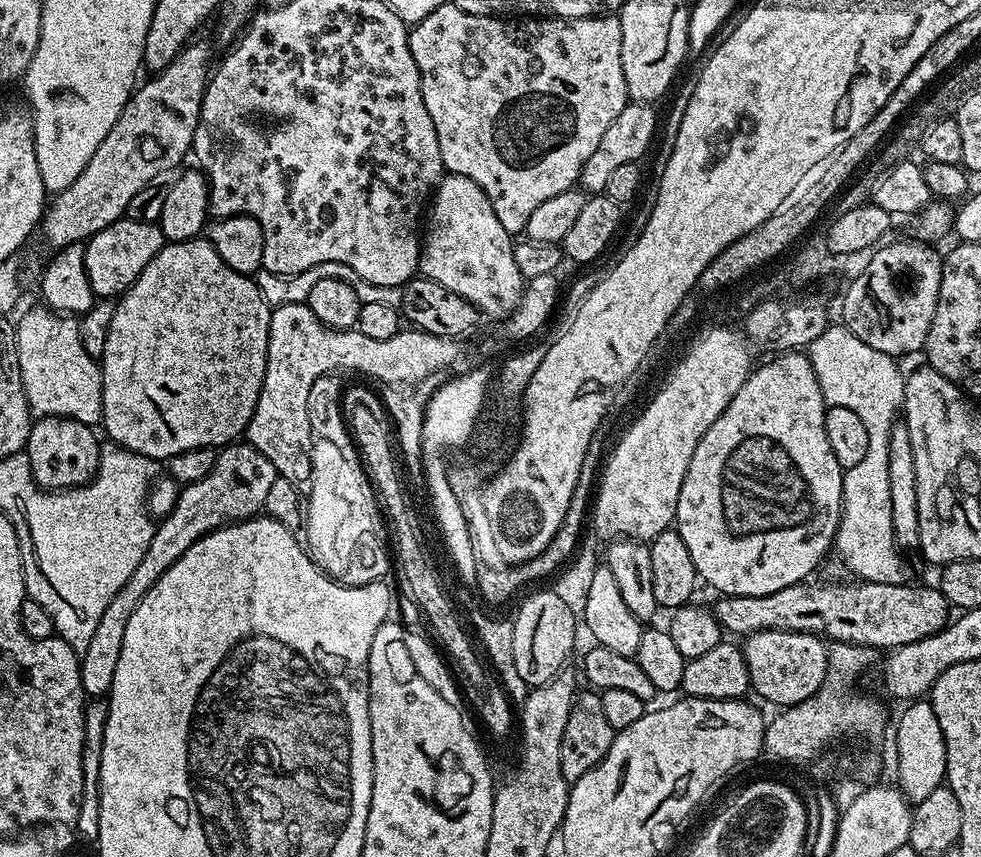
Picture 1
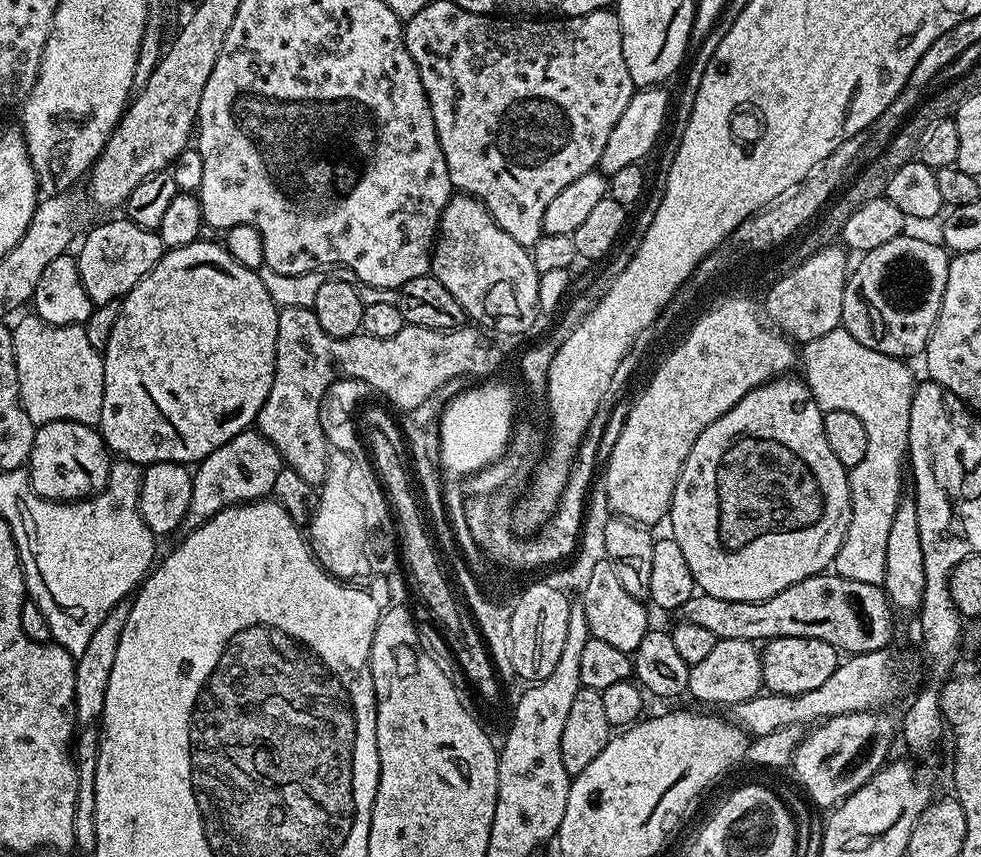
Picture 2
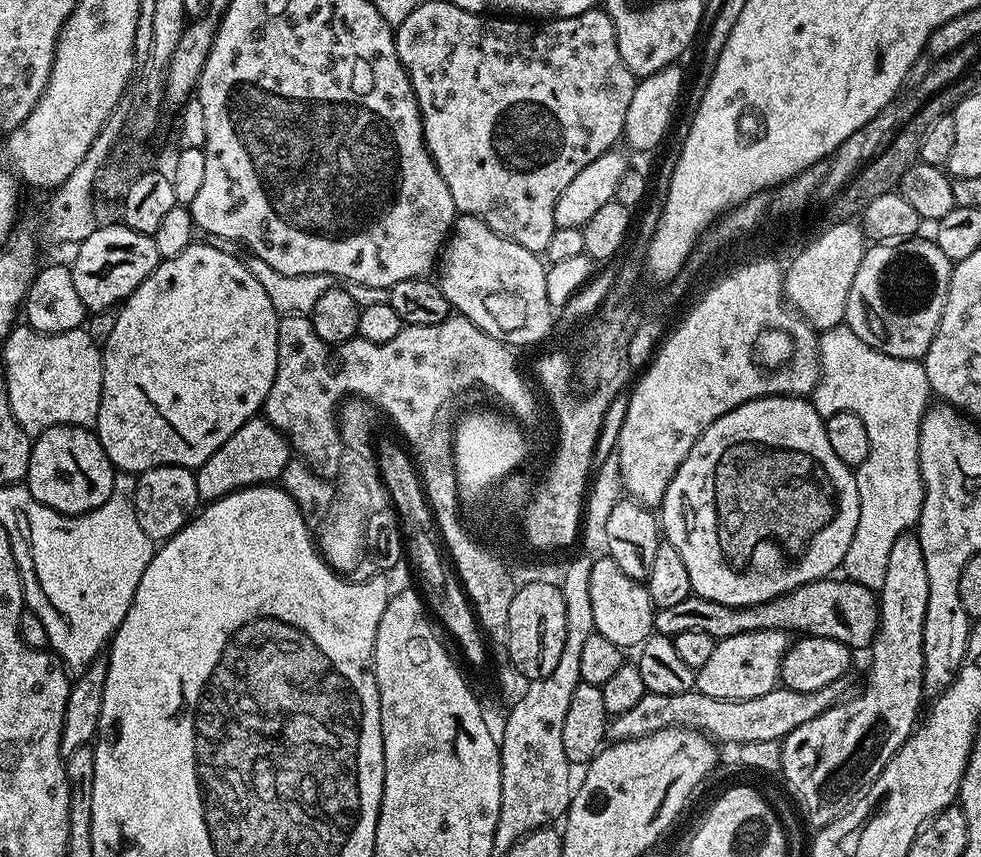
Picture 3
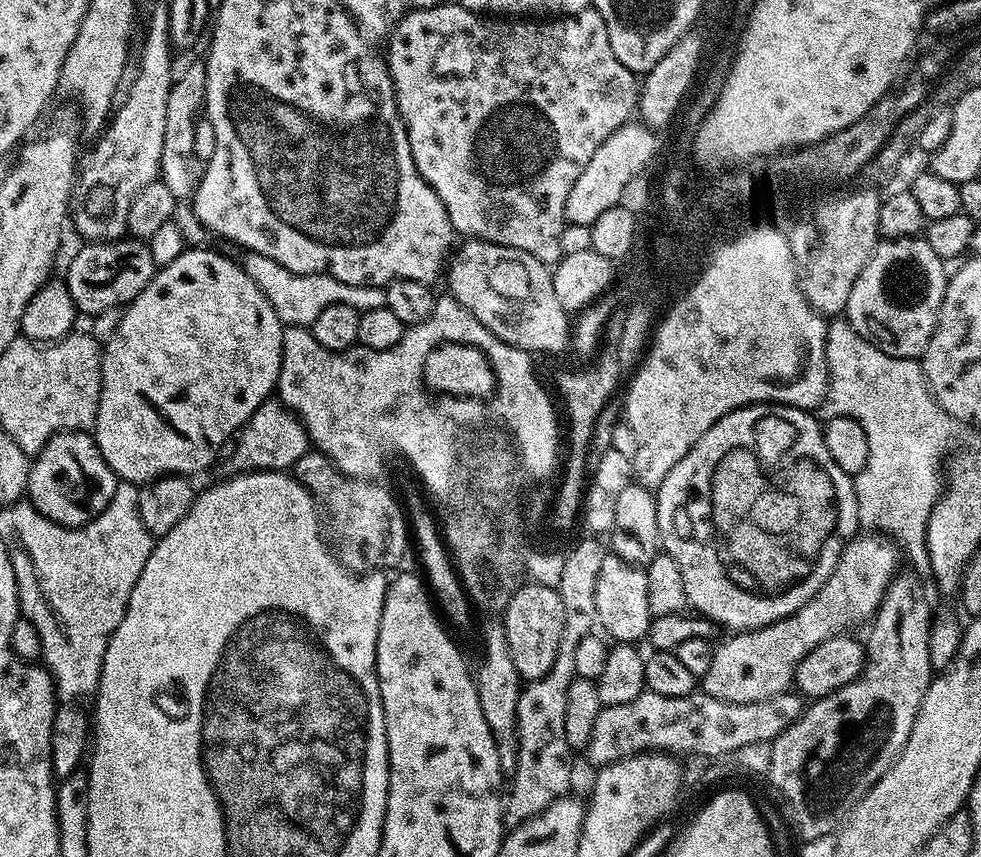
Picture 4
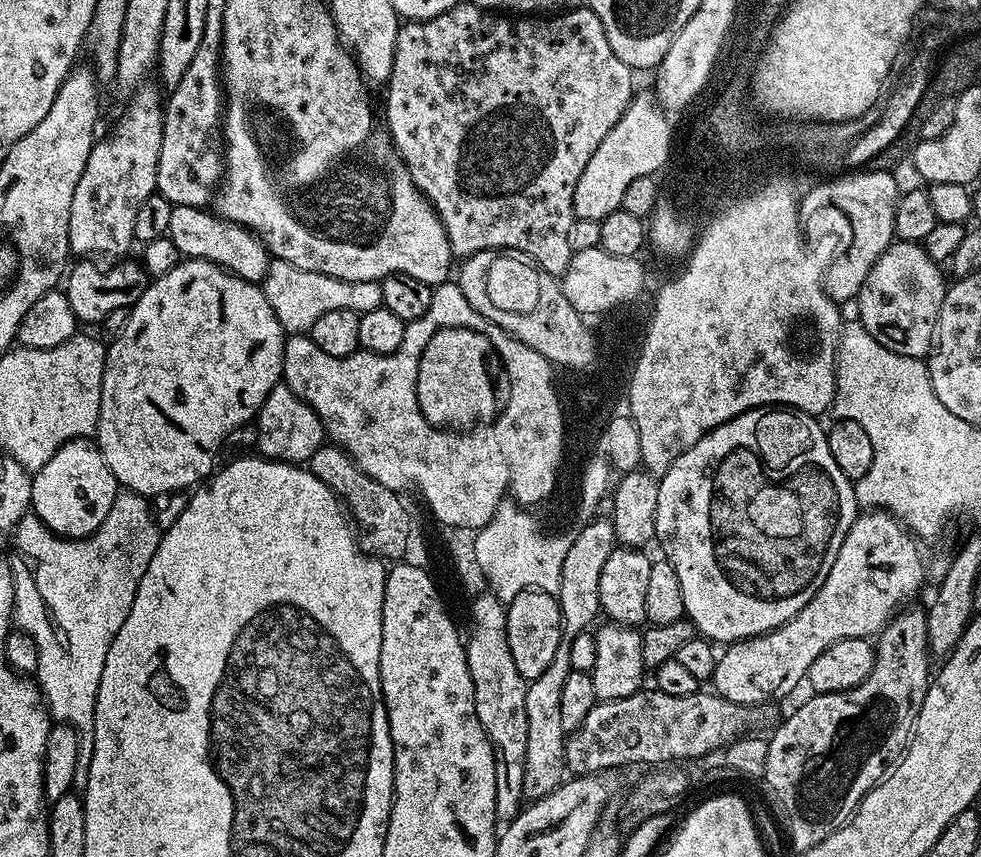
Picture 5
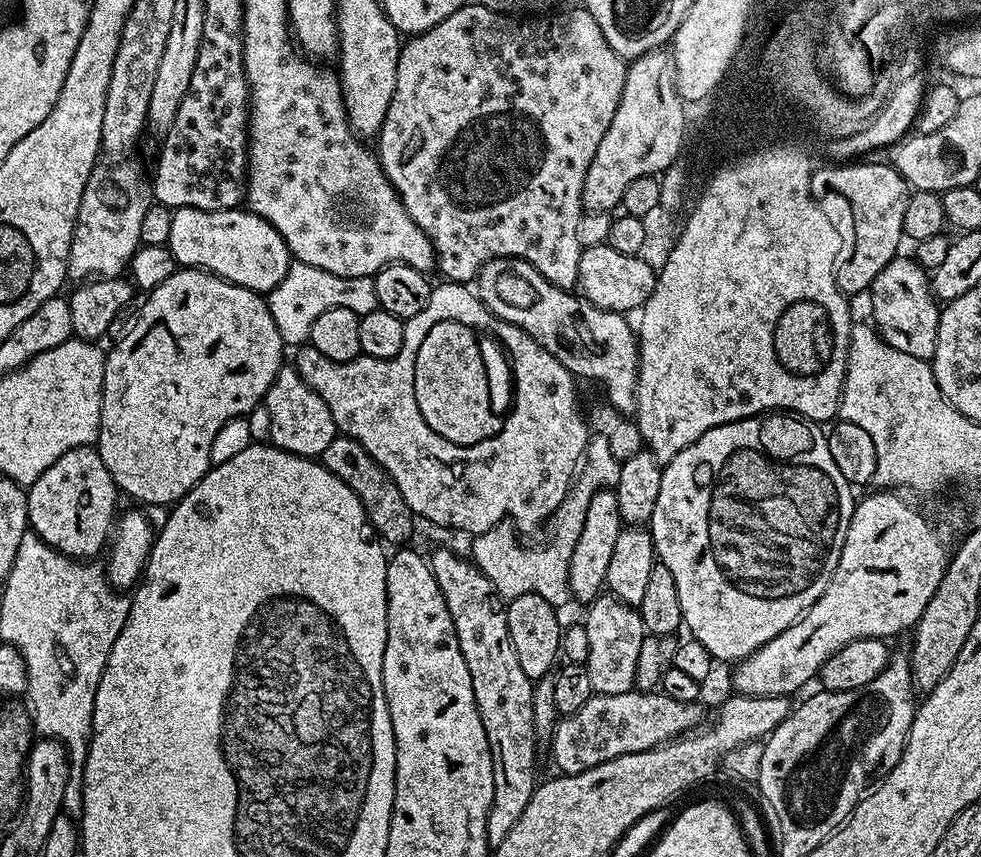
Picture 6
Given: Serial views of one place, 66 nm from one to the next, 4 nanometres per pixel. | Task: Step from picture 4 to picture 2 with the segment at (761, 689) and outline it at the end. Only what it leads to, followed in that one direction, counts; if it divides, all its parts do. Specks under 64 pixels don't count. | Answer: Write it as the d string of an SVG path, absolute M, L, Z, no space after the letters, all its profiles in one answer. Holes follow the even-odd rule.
M717 640L714 650L702 658L702 662L691 665L690 682L687 695L697 700L697 705L712 706L708 704L741 704L750 698L761 695L764 688L762 678L761 649L751 640Z

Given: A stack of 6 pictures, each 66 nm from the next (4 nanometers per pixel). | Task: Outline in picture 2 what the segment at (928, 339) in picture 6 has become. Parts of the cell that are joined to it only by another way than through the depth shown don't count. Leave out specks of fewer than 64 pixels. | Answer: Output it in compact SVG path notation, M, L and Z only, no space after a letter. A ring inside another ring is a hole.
M905 234L878 246L878 250L863 253L857 259L860 260L857 264L855 261L844 287L840 322L849 334L862 342L862 346L870 346L870 350L878 350L897 358L919 357L927 348L932 327L936 324L942 306L942 294L946 294L946 274L950 259L949 253L939 243L936 244L920 236Z

